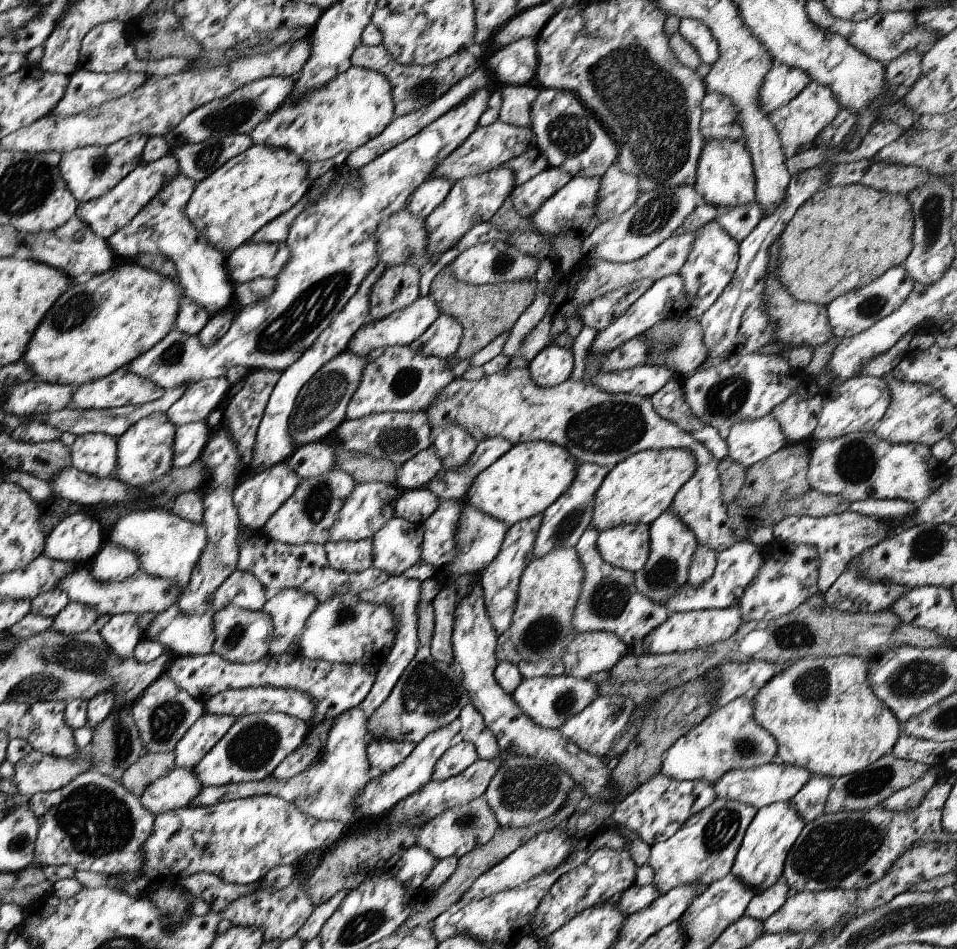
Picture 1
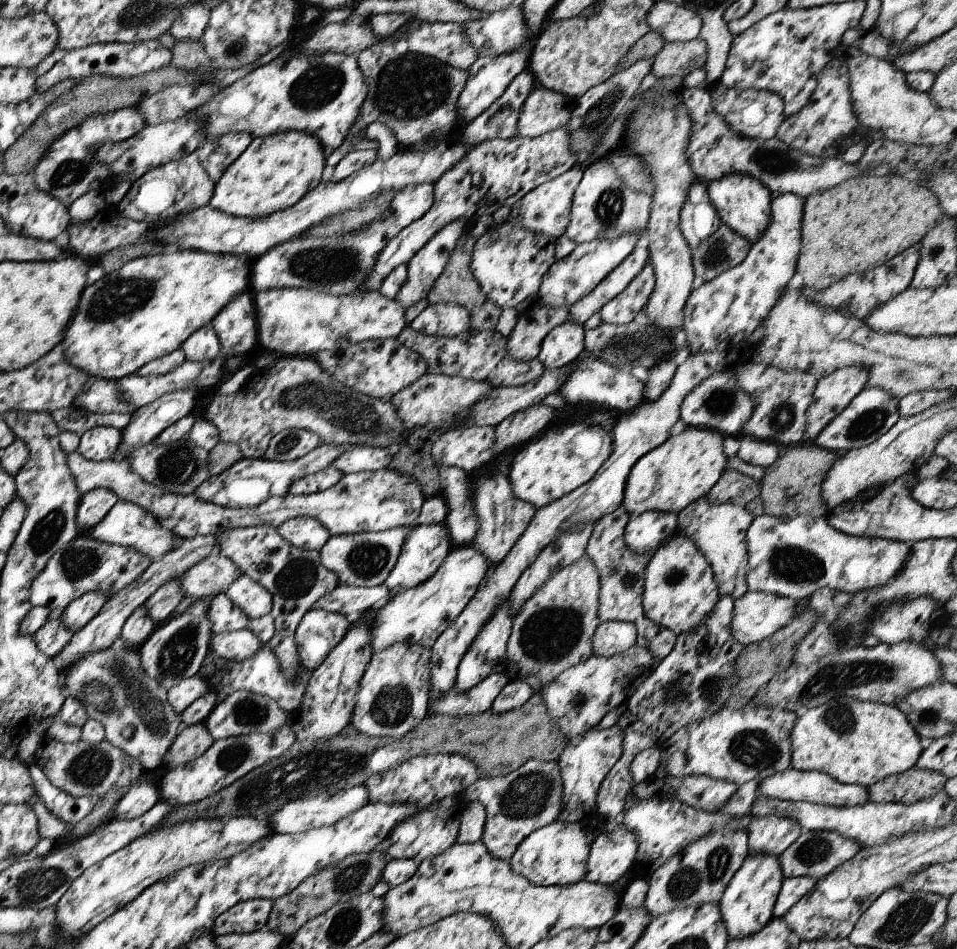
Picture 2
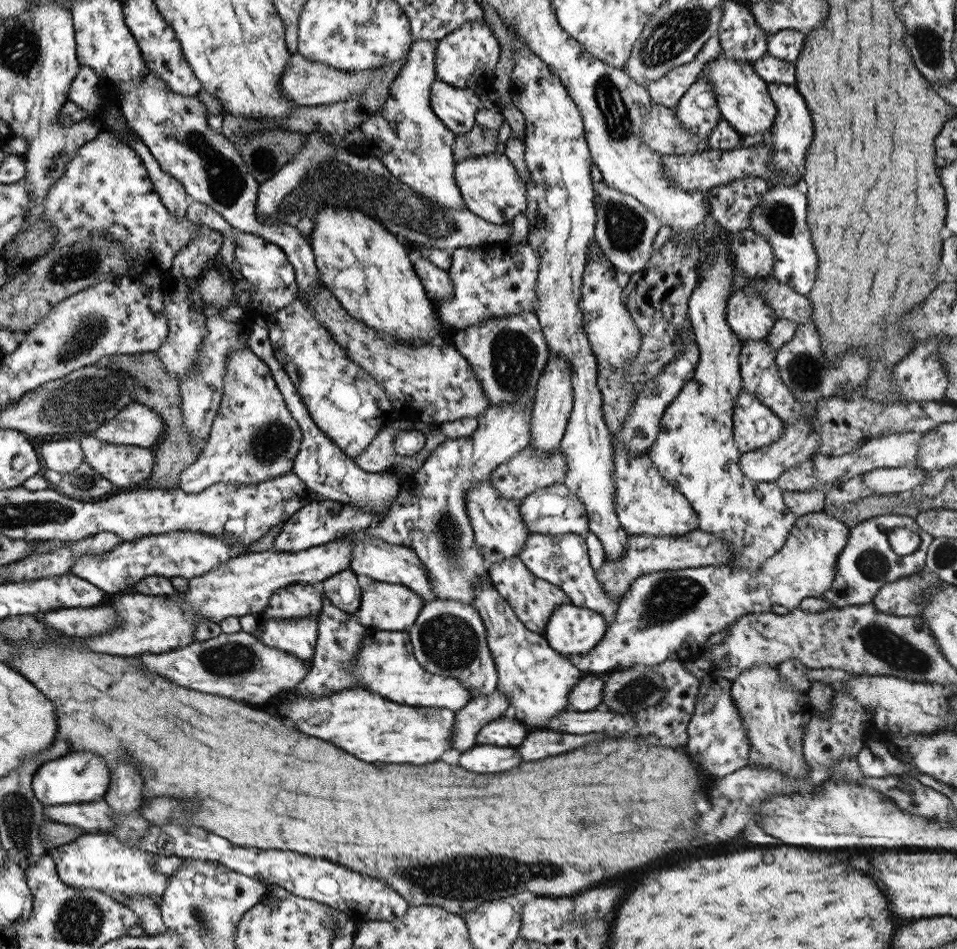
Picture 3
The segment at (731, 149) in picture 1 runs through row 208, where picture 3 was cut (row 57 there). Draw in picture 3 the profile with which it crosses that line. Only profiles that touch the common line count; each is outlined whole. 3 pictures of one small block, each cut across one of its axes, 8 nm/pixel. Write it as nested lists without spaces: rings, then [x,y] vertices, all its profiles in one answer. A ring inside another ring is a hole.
[[[713,55],[703,70],[709,80],[721,116],[740,135],[763,136],[772,129],[776,115],[774,102],[766,89],[766,82],[755,74],[754,68],[744,60]]]

